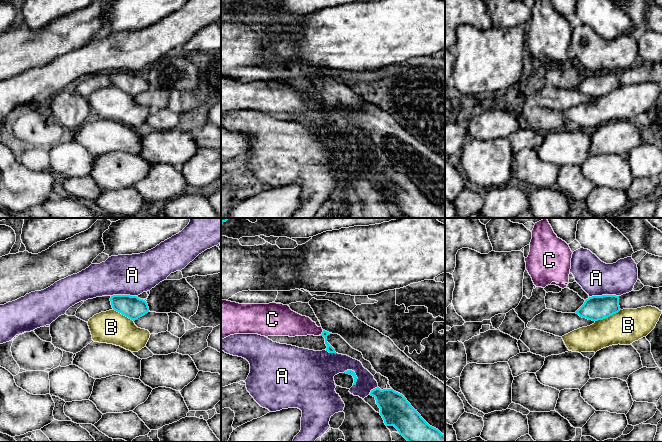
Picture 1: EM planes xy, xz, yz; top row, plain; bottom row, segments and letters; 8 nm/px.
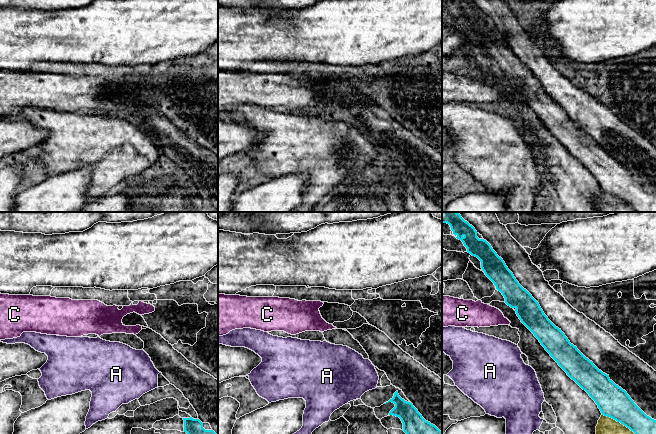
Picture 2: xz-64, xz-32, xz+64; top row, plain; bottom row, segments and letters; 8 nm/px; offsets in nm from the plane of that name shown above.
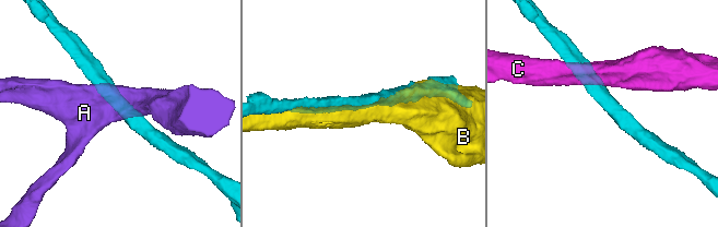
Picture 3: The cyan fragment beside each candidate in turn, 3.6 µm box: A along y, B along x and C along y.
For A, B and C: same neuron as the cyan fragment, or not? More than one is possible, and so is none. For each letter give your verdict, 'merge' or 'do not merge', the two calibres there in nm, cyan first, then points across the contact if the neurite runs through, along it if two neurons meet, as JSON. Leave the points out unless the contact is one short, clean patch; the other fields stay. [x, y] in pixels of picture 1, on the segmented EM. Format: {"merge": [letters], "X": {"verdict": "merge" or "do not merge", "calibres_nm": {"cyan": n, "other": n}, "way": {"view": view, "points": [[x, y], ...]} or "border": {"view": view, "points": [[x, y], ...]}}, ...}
{"merge": [], "A": {"verdict": "do not merge", "calibres_nm": {"cyan": 200, "other": 280}}, "B": {"verdict": "do not merge", "calibres_nm": {"cyan": 200, "other": 280}}, "C": {"verdict": "do not merge", "calibres_nm": {"cyan": 60, "other": 190}, "border": {"view": "xz", "points": [[323, 330], [320, 335]]}}}

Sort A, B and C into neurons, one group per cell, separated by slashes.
A / B / C

